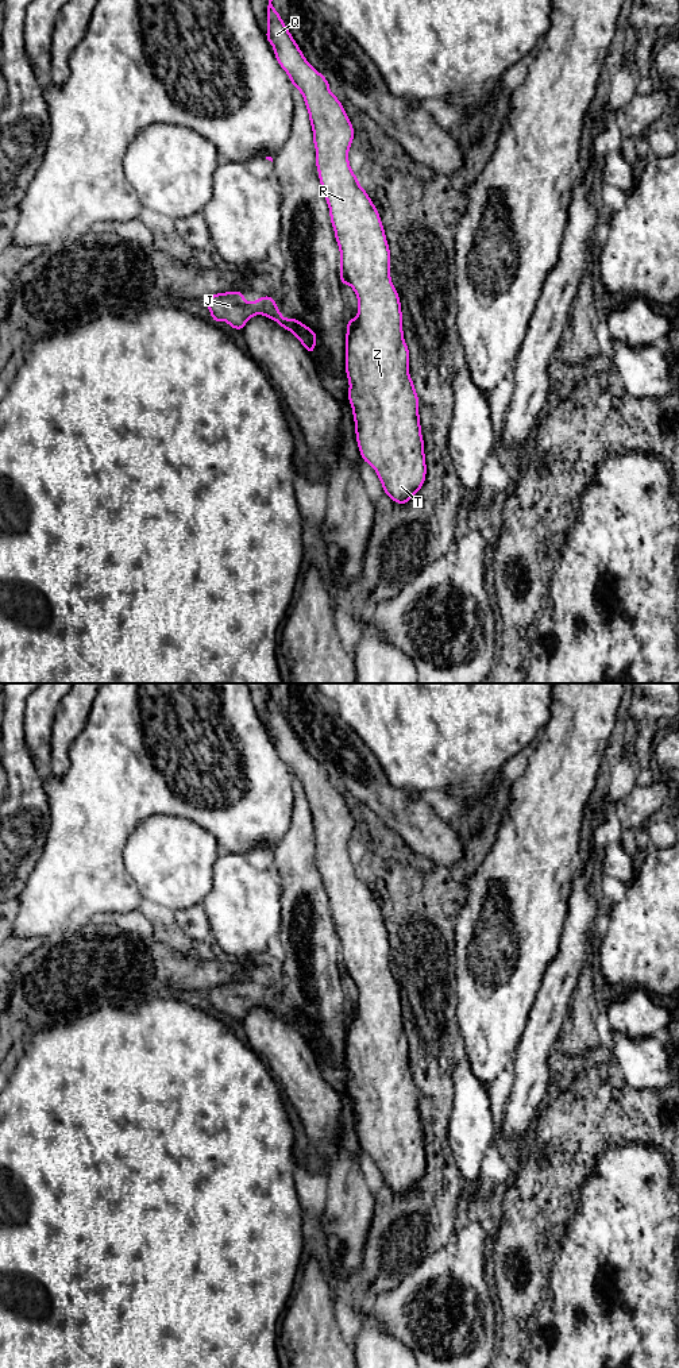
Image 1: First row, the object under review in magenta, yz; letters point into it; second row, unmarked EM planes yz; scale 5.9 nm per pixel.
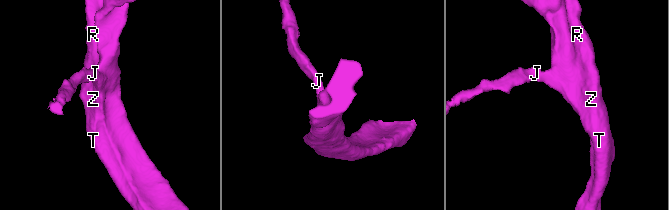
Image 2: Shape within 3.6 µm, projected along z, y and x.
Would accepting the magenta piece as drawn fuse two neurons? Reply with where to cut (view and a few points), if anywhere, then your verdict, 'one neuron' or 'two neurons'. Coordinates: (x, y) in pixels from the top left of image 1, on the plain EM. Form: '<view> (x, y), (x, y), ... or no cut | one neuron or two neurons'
no cut | one neuron

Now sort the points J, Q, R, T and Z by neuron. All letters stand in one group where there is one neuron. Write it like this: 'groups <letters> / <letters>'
groups J Q R T Z

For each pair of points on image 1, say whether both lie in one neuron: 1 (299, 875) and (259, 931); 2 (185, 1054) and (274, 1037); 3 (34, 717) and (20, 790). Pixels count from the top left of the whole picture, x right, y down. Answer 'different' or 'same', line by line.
1: different
2: different
3: different

